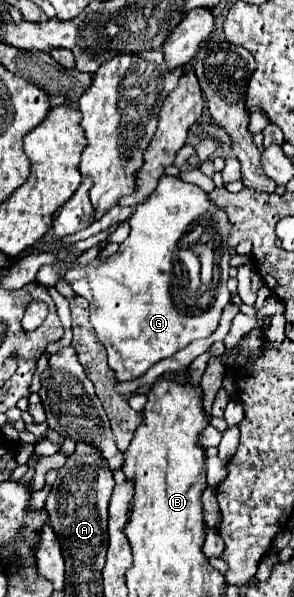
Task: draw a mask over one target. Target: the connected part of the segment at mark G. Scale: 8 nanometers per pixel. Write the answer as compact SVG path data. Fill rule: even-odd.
M164 176L164 178L160 178L158 188L150 194L150 198L146 202L138 204L134 214L126 220L130 224L130 234L120 244L116 254L112 254L106 260L94 260L88 266L70 266L70 268L42 266L36 276L36 282L44 284L44 286L54 286L58 282L58 278L62 276L68 280L68 284L72 286L72 290L78 296L84 296L88 300L90 324L96 330L96 336L100 338L100 342L104 344L106 354L108 354L108 364L112 366L112 370L120 382L142 376L156 362L186 348L192 340L208 338L216 330L224 306L230 302L230 292L226 288L228 270L230 270L230 250L228 250L226 242L220 244L220 252L222 252L220 266L216 268L216 274L210 284L198 284L198 288L192 288L192 286L184 288L182 284L176 286L176 282L174 282L174 280L178 280L178 278L174 278L174 256L176 256L178 242L186 234L188 226L200 218L210 218L212 230L216 230L220 236L229 236L228 214L224 208L216 206L216 202L208 196L208 192L204 192L196 184L188 184L174 176Z

